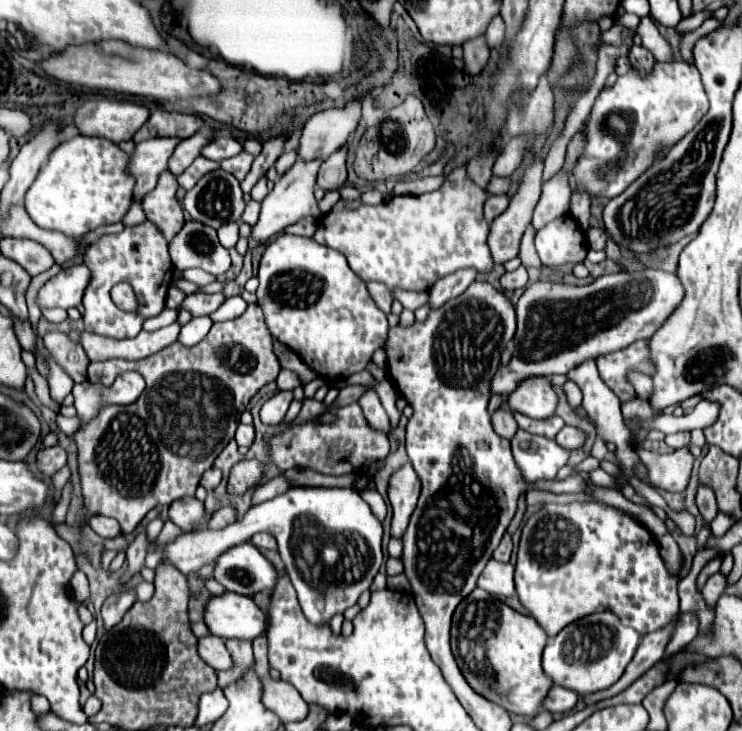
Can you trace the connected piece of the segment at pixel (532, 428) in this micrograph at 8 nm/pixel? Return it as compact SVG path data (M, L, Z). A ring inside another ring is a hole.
M512 413L518 427L528 431L528 433L534 433L534 435L544 435L548 439L554 439L554 435L564 427L564 421L556 415L556 417L550 417L548 421L536 421L536 419L530 419L530 417L524 417L520 413Z

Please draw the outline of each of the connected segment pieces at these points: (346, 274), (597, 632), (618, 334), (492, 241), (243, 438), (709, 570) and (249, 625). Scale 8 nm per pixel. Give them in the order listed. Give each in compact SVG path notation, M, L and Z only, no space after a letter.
M282 233L266 245L266 251L260 261L258 279L258 307L264 313L264 321L272 337L288 345L294 353L298 353L298 357L320 377L332 381L346 379L348 375L362 371L372 359L372 353L378 347L384 347L388 339L386 315L376 307L376 303L368 295L364 281L360 281L360 277L352 273L342 253L328 249L308 237Z
M592 613L566 625L556 637L548 639L542 655L542 669L556 685L564 685L578 695L594 693L608 689L622 677L638 645L640 633L632 627L626 627L614 613Z
M660 269L602 275L584 287L550 281L530 285L516 305L518 331L514 335L514 355L508 367L500 367L500 373L492 379L492 393L512 393L528 377L568 373L588 359L648 339L668 313L676 309L680 297L684 297L684 289L680 289L678 277Z
M536 161L526 169L524 181L518 193L512 197L508 209L498 215L490 225L488 247L496 263L506 263L518 255L520 237L532 219L532 211L542 191L542 165Z
M238 425L236 431L236 441L242 447L250 447L254 441L254 425Z
M716 557L716 559L708 561L708 563L702 567L702 571L700 571L700 575L698 575L698 587L700 587L700 589L704 587L706 579L708 579L712 573L716 573L716 571L720 569L720 565L722 565L722 559L720 559L720 557Z
M224 593L222 597L214 597L206 607L204 619L210 633L222 639L254 641L266 631L266 613L258 609L252 597L238 593Z

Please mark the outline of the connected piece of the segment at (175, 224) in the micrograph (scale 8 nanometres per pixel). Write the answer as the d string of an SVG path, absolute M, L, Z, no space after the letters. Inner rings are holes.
M164 171L158 177L154 191L146 193L142 199L146 219L156 223L168 241L180 231L180 225L184 225L184 213L176 199L176 187L178 183L172 173Z

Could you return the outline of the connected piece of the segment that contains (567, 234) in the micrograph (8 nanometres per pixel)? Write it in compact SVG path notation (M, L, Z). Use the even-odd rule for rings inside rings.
M562 215L536 233L536 251L546 267L584 263L588 253L586 231L572 215Z

